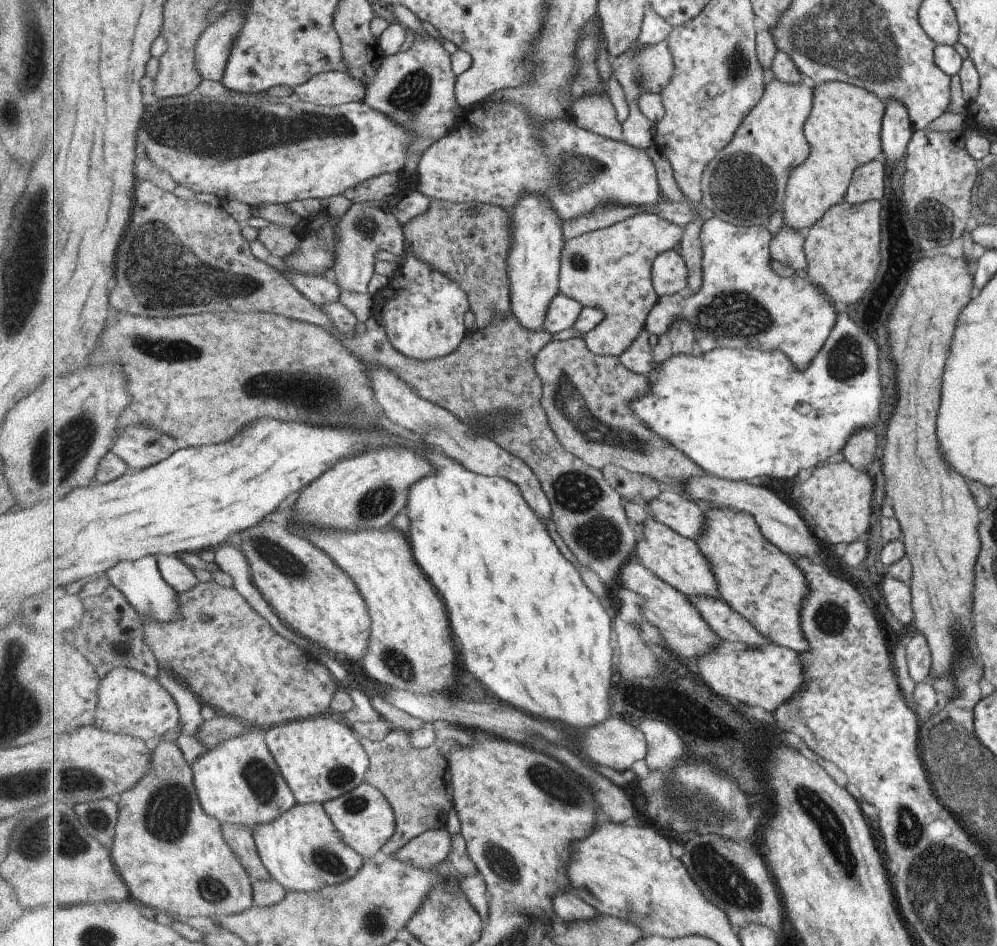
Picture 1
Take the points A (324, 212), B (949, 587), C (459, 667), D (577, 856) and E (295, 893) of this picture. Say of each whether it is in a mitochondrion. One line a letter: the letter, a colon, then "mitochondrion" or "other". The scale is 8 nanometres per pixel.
A: other
B: other
C: other
D: other
E: other

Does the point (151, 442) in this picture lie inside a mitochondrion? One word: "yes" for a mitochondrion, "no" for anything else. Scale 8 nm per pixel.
yes

